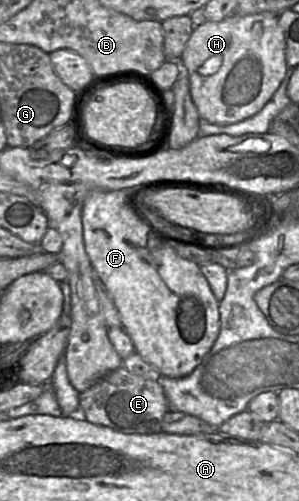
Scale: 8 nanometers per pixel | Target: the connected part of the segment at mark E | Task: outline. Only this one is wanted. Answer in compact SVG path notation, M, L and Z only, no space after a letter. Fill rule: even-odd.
M123 366L79 394L80 416L88 422L127 434L161 432L165 414L170 411L162 386L128 372Z

